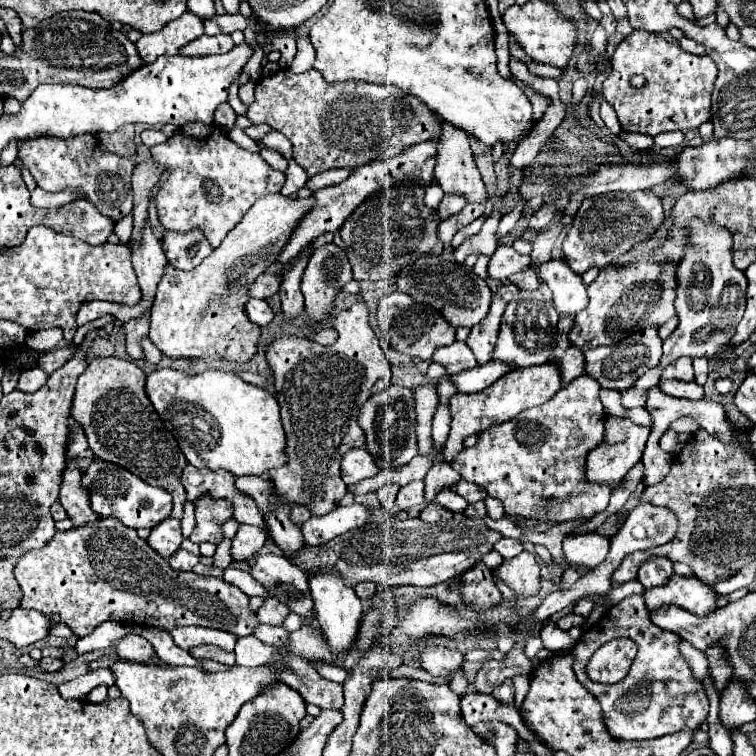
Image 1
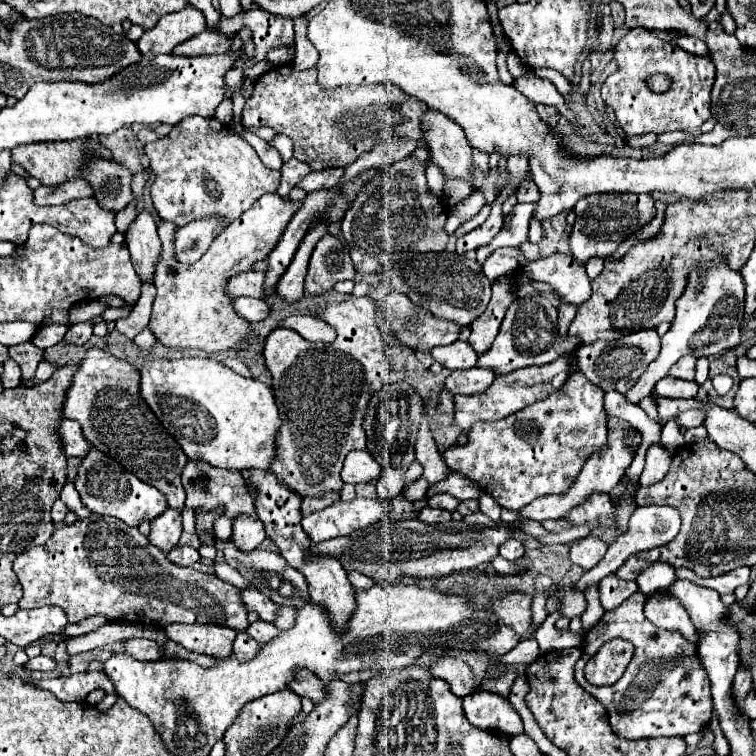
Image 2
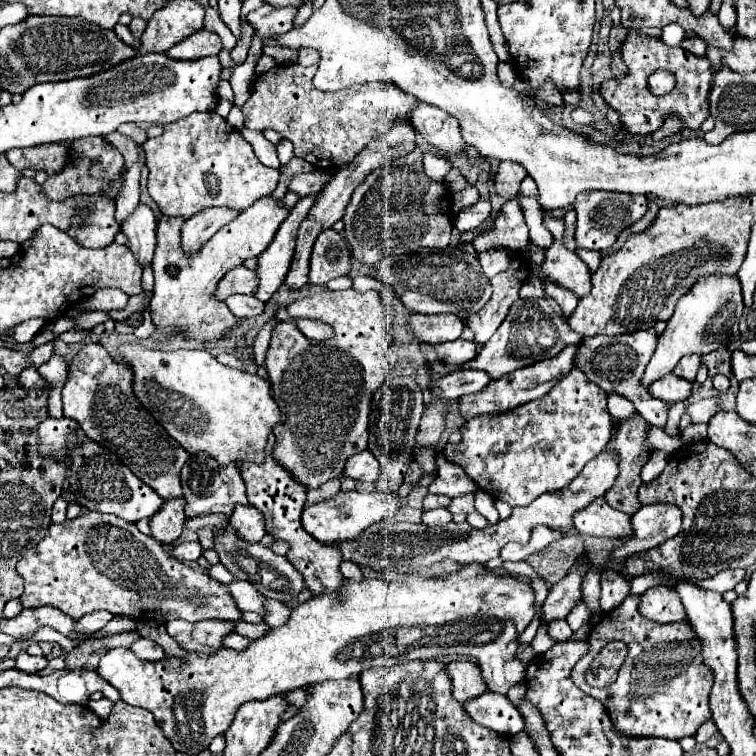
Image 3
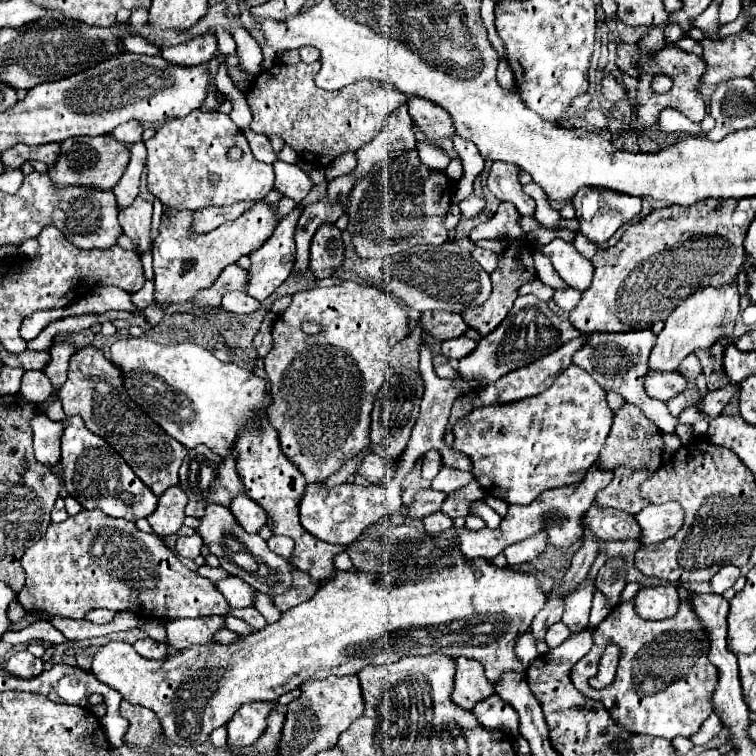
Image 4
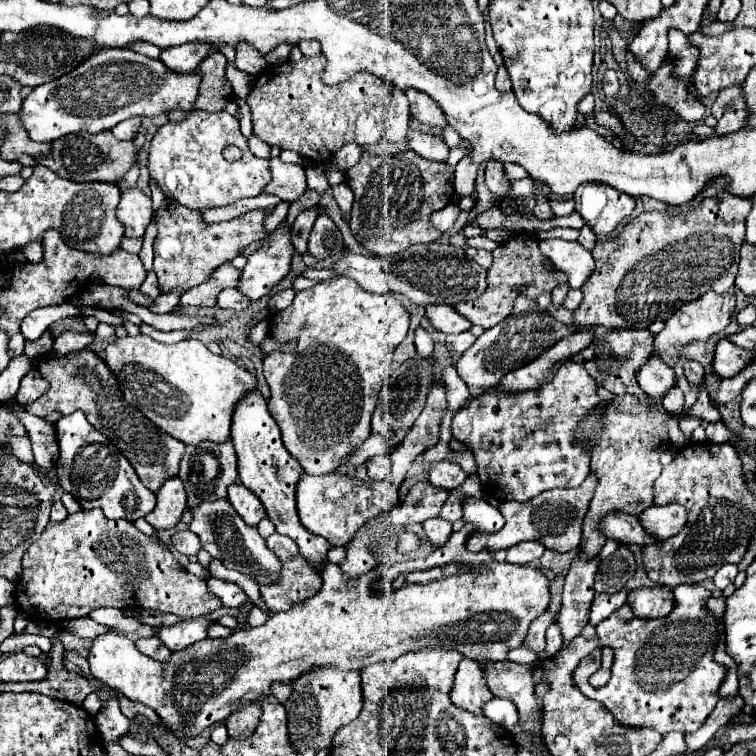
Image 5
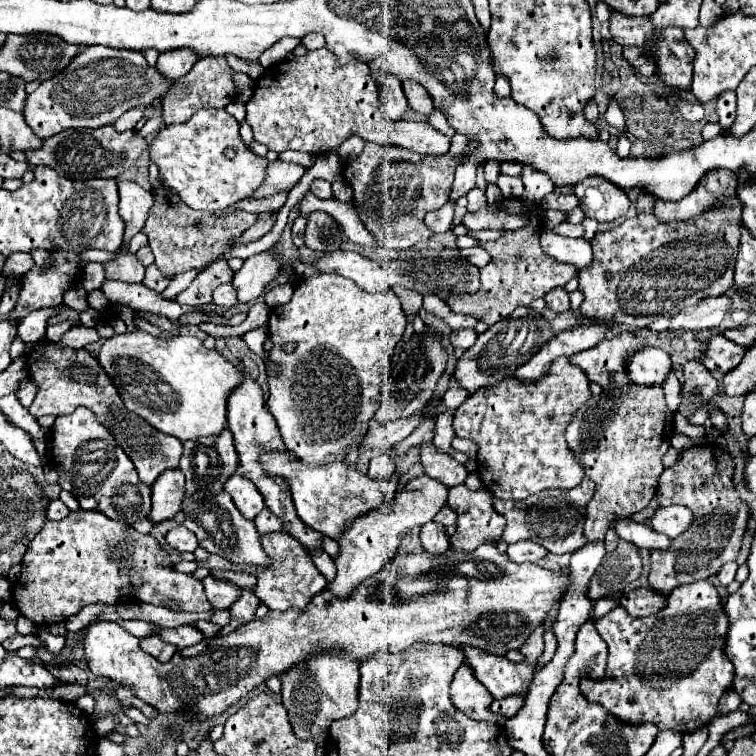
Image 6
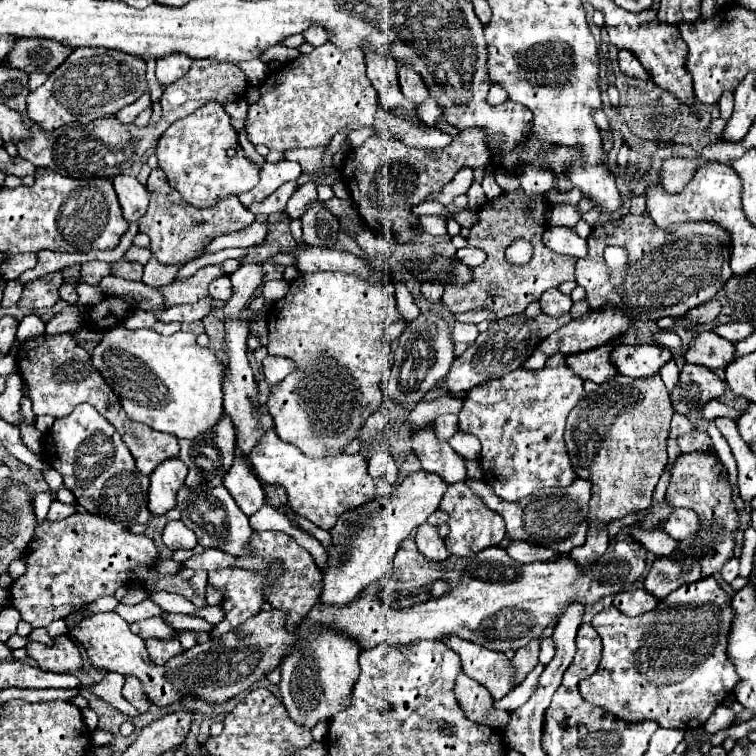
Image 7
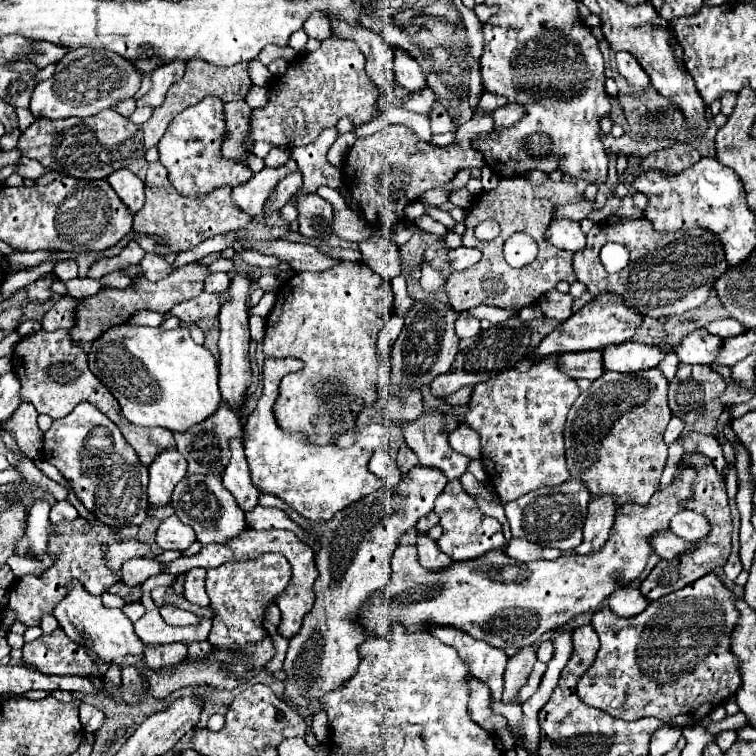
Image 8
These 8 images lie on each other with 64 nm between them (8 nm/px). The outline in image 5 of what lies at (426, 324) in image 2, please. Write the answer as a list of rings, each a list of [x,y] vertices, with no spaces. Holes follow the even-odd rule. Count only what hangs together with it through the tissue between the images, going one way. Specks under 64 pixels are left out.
[[[446,304],[426,306],[426,316],[430,318],[430,322],[436,330],[442,330],[446,334],[458,334],[458,332],[472,328],[470,320],[466,320],[452,306],[446,306]]]

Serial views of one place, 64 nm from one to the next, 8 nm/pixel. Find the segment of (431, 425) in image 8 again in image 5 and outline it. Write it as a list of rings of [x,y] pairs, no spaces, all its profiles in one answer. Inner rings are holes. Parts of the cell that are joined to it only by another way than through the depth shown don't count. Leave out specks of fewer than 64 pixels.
[[[440,460],[440,464],[434,462],[428,470],[428,480],[434,486],[440,486],[446,490],[458,488],[466,480],[466,476],[468,474],[456,462],[448,462],[448,460]]]

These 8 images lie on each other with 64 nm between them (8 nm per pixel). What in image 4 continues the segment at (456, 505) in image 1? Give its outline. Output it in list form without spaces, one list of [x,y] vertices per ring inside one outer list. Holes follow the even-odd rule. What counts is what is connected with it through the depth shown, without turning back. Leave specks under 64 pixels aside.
[[[422,488],[422,490],[418,490],[414,494],[412,504],[406,506],[406,514],[404,516],[408,516],[408,518],[420,518],[422,520],[422,518],[438,512],[444,500],[446,500],[444,492],[436,492],[432,488]]]

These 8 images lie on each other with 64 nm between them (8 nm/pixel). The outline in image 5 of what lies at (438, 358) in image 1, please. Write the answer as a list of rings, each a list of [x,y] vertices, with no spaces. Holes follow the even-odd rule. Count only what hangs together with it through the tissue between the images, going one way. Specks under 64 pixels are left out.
[[[468,330],[468,332],[462,332],[462,334],[450,334],[448,338],[446,338],[446,346],[448,346],[448,350],[450,352],[464,352],[464,350],[468,350],[472,344],[476,342],[476,336]]]

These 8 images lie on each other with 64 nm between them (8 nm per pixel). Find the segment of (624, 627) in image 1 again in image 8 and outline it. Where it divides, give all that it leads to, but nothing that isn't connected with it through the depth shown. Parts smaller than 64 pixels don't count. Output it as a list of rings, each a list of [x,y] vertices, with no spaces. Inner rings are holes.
[[[710,572],[686,588],[650,602],[650,606],[634,618],[620,618],[610,608],[598,610],[592,616],[592,626],[600,638],[600,648],[594,664],[576,684],[578,698],[592,708],[604,710],[612,718],[628,722],[654,716],[670,726],[696,726],[702,716],[710,714],[742,684],[742,674],[738,670],[740,660],[730,648],[732,632],[740,618],[736,600],[734,592],[726,588],[714,572]]]

